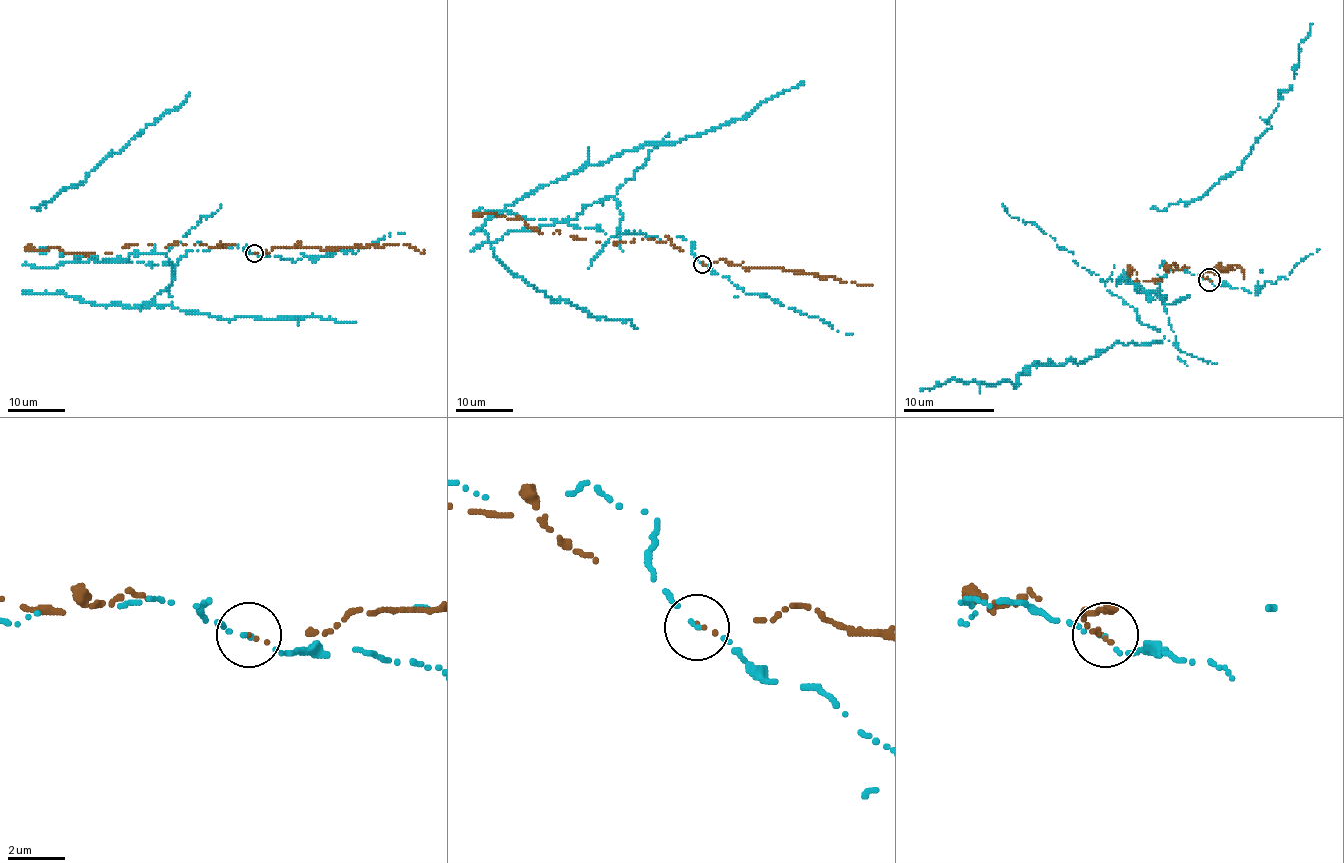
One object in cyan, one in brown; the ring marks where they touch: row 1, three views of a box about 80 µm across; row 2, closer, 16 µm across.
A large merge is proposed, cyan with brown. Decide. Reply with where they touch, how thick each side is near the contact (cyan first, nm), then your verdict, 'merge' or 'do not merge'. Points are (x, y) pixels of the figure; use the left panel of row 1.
place (254, 253); calibres 100 and 70 nm; do not merge

